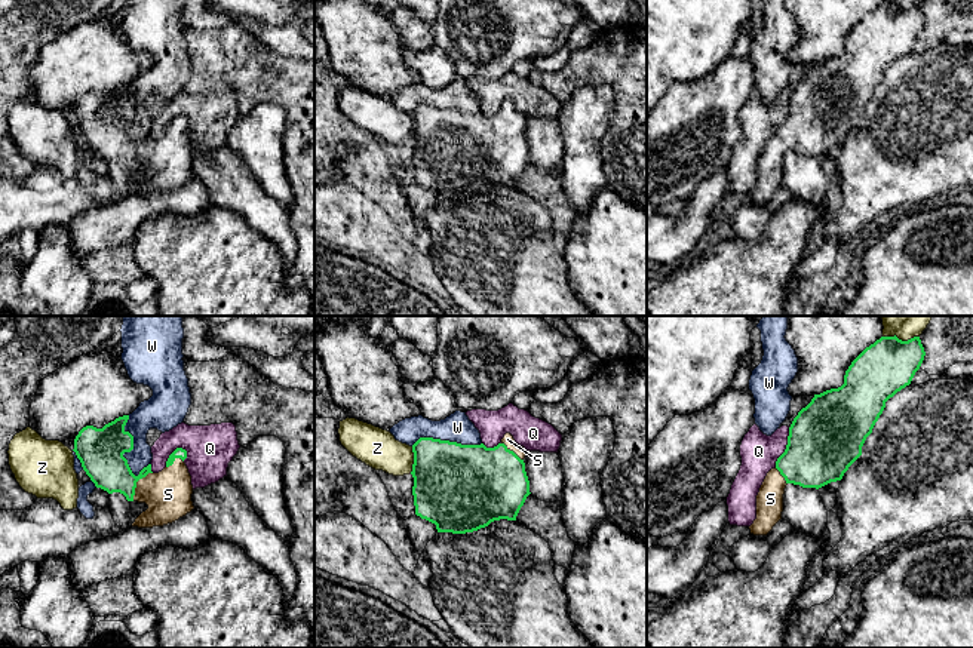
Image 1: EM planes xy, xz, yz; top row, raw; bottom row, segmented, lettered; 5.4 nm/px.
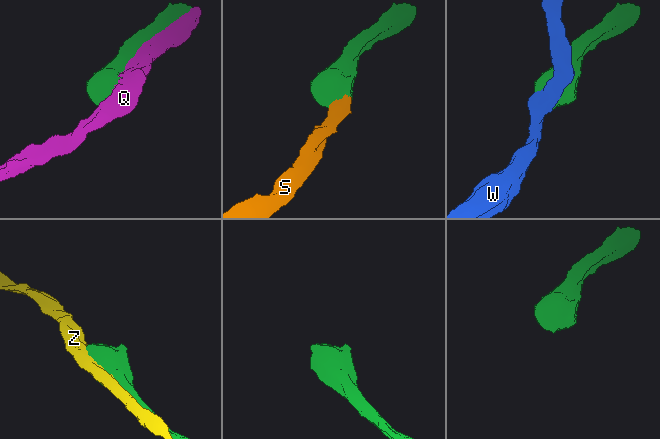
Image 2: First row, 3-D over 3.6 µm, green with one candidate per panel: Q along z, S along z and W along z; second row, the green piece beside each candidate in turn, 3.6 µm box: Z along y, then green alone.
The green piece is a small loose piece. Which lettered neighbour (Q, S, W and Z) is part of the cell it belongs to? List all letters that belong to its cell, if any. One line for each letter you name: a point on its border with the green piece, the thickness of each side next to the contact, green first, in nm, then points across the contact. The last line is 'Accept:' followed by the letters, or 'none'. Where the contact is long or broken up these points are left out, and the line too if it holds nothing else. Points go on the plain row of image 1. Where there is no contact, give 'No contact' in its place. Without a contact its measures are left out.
S: Touches green at xy (135, 151). Thickness 240 nm (green) against 260 nm. Path across: xy (101, 120), (135, 151), (168, 162)
Accept: S

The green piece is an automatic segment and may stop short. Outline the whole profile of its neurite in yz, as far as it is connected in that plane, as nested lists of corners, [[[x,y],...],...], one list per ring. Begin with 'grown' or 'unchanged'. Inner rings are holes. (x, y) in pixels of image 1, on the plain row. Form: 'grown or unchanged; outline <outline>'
grown; outline [[[896,3],[881,4],[851,30],[841,55],[814,62],[811,70],[794,86],[786,117],[759,156],[756,187],[749,194],[751,202],[767,203],[782,187],[783,162],[788,151],[819,157],[842,147],[848,135],[862,123],[862,114],[883,82],[885,70],[911,52],[924,24],[920,4],[908,9],[902,9]]]

